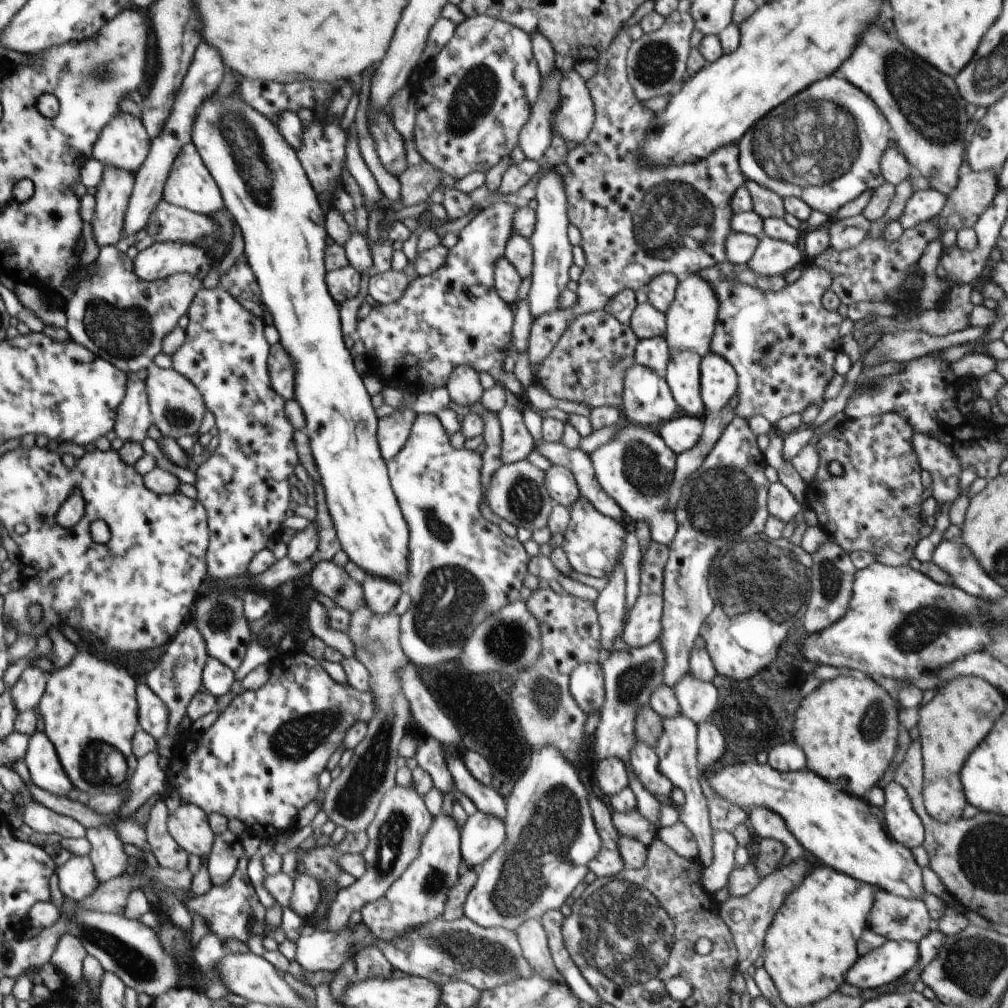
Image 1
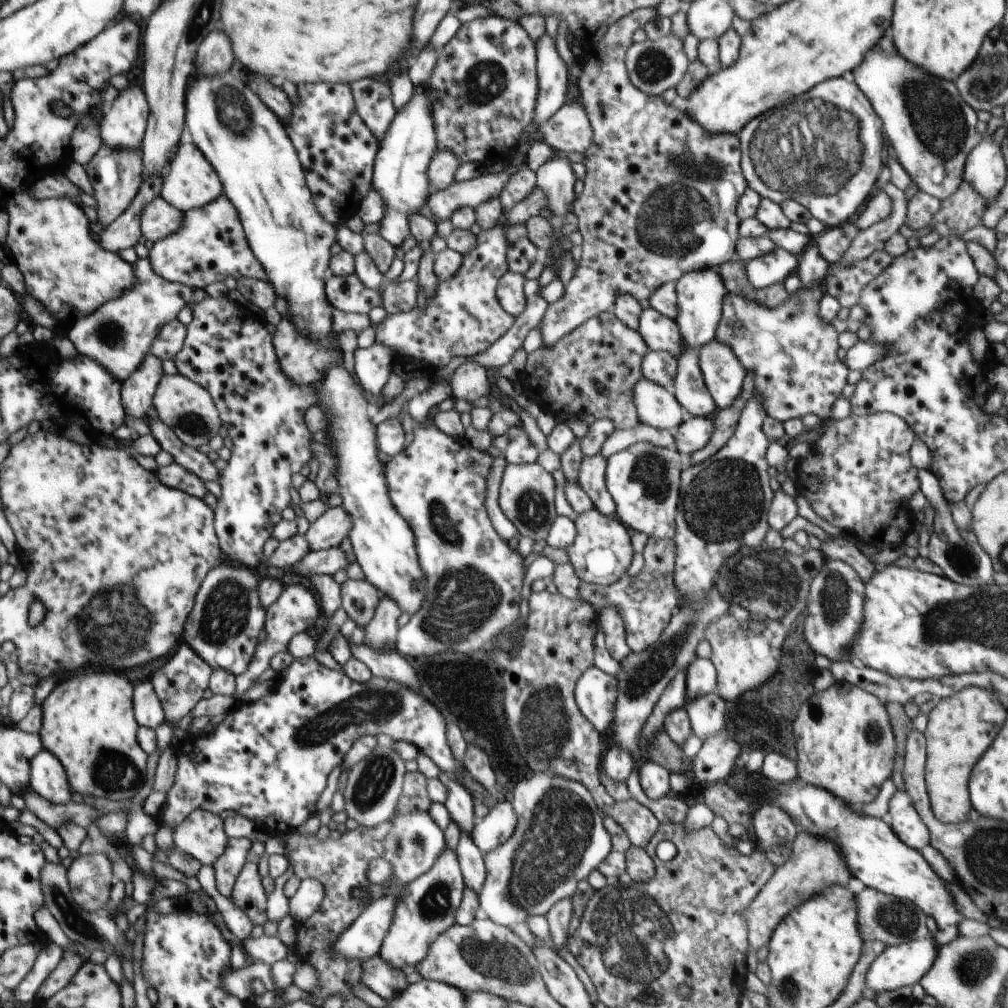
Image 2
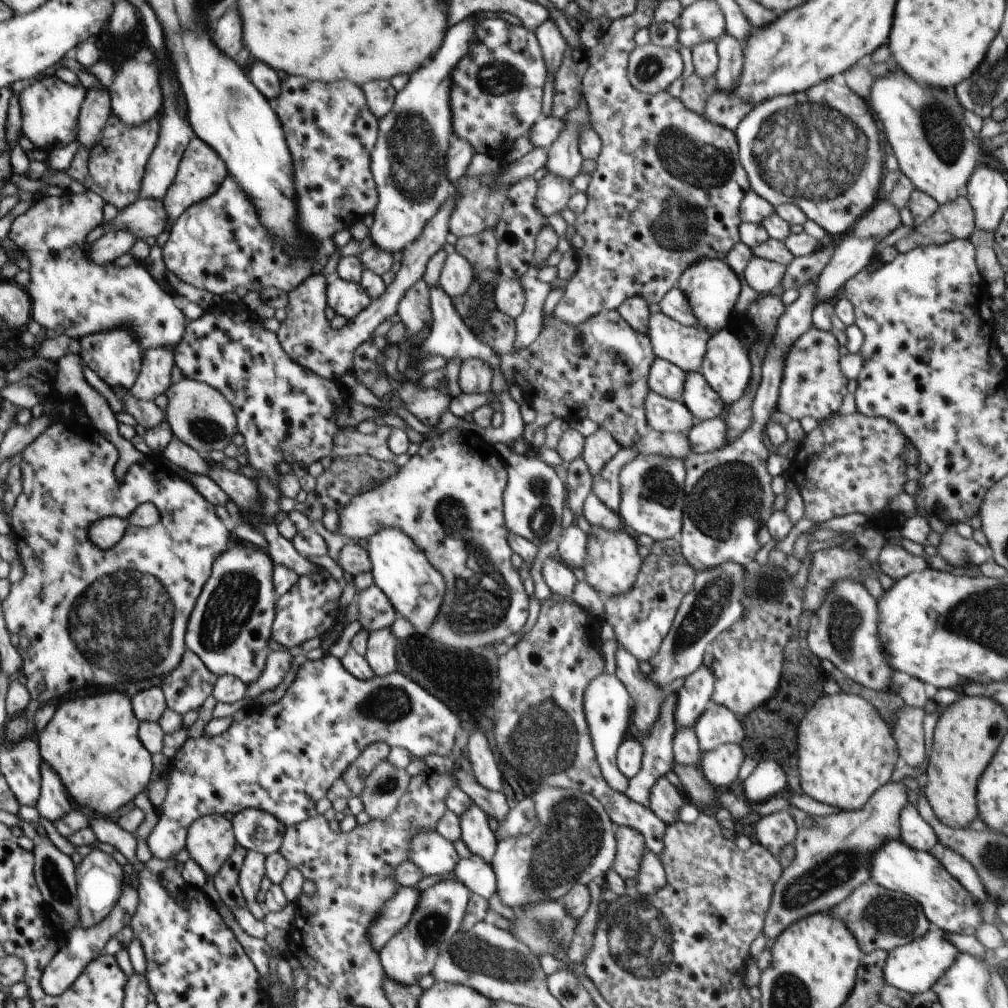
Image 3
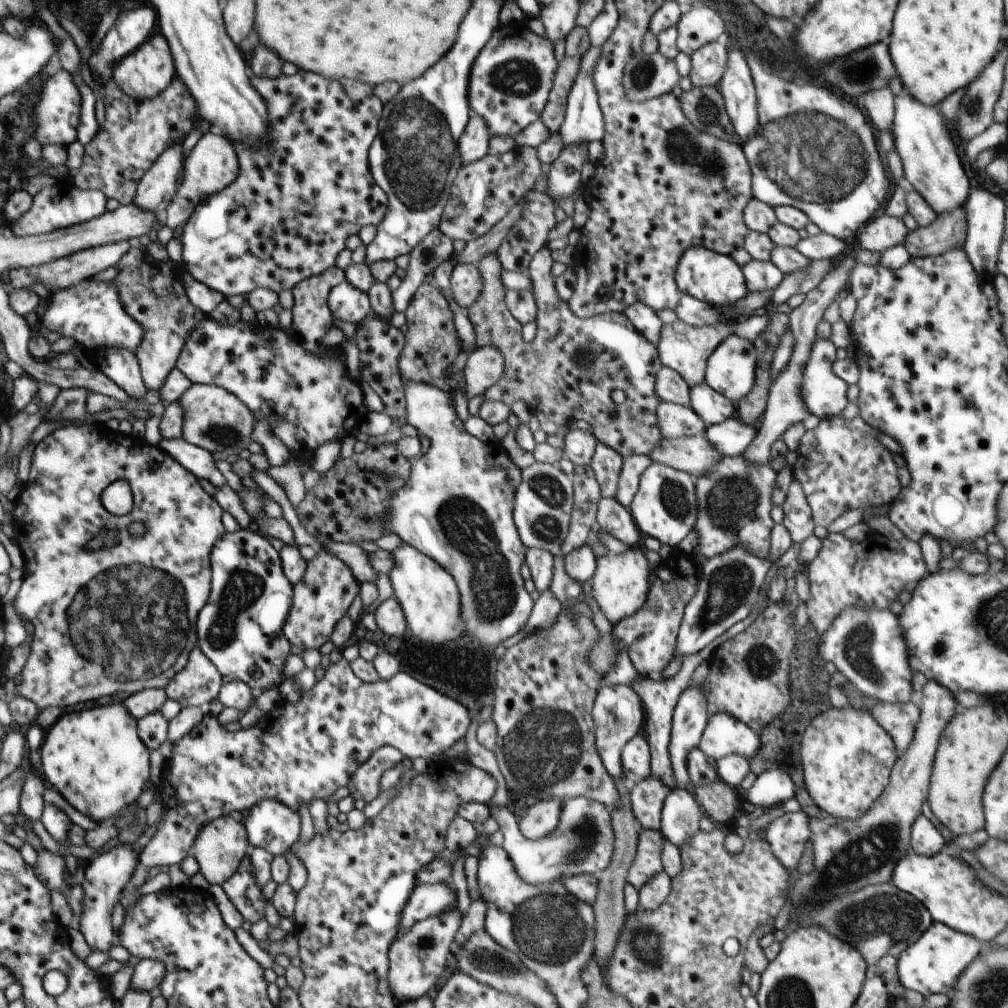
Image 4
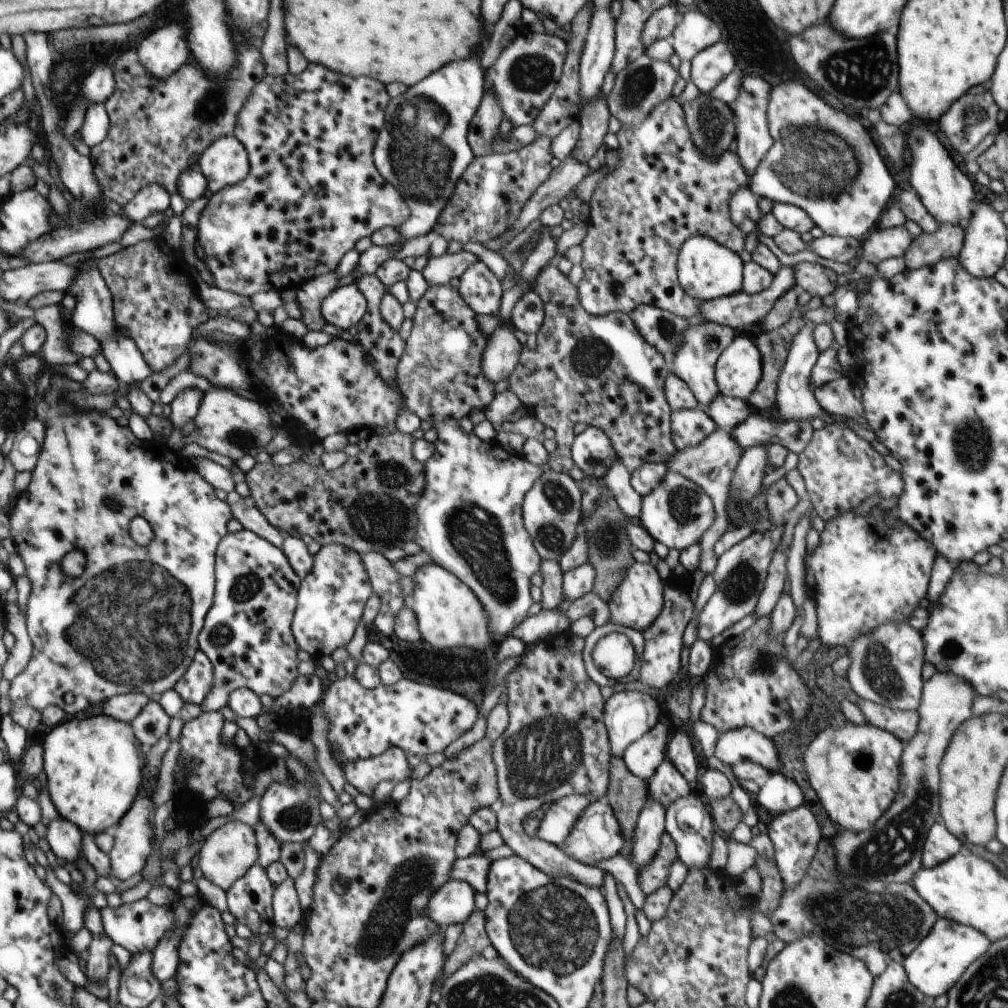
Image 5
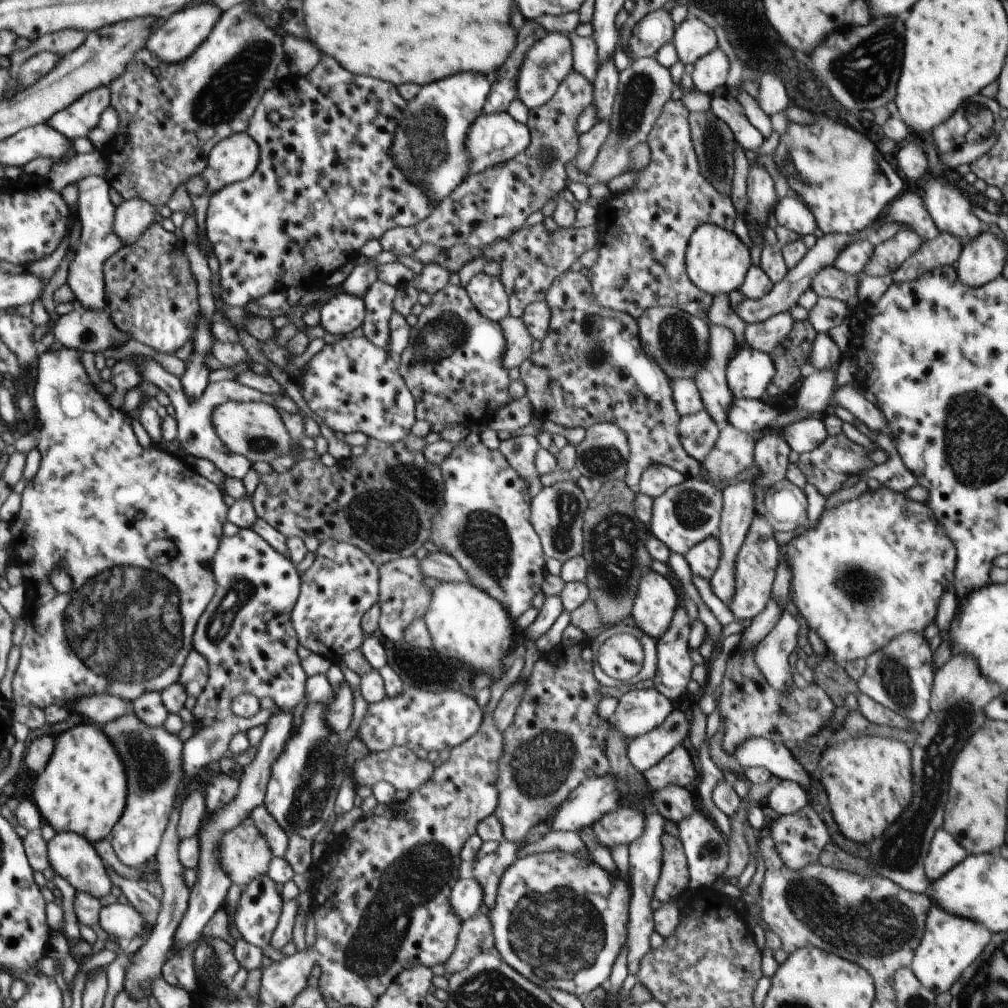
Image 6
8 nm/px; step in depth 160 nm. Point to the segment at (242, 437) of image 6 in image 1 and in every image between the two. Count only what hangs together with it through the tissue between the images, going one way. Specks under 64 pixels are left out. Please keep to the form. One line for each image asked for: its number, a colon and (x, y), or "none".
1: (178, 407)
2: (187, 408)
3: (199, 415)
4: (214, 419)
5: (233, 426)

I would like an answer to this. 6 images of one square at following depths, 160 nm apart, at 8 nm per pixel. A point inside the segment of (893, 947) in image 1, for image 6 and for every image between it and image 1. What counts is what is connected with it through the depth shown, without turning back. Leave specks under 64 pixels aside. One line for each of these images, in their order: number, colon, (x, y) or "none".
2: (905, 964)
3: (914, 967)
4: (932, 964)
5: (937, 963)
6: (950, 943)

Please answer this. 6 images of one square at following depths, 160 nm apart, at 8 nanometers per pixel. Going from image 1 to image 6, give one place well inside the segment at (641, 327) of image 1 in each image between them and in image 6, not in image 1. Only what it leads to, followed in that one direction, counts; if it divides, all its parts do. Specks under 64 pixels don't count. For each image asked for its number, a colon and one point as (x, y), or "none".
2: (661, 333)
3: (684, 346)
4: (685, 348)
5: (694, 360)
6: (717, 398)

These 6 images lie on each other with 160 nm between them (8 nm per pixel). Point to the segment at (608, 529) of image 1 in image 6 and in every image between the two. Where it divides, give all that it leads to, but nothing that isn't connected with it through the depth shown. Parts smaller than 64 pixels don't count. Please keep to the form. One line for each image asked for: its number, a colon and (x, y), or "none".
2: (602, 551)
3: (612, 564)
4: (620, 585)
5: (637, 602)
6: (654, 606)

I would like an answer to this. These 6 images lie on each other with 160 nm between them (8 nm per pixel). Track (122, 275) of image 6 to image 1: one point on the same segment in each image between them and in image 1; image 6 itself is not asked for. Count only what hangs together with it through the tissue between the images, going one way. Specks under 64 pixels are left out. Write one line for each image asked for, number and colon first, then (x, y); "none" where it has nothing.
1: (133, 419)
2: (137, 392)
3: (156, 369)
4: (152, 291)
5: (155, 302)

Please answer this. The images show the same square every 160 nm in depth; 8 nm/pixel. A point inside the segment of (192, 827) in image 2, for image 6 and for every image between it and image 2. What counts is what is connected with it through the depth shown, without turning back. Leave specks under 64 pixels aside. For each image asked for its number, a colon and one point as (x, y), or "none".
3: (210, 840)
4: (219, 848)
5: (226, 854)
6: (244, 854)

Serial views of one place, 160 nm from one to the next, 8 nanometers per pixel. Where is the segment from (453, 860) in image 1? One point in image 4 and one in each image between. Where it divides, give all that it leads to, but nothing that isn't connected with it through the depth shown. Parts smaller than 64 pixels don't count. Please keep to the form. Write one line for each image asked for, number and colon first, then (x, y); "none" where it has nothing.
2: (427, 906)
3: (410, 954)
4: (416, 959)

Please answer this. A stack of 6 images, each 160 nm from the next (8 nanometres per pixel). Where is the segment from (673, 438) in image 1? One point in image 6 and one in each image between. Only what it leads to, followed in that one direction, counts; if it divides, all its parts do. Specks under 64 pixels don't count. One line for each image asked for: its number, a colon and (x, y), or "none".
2: (695, 432)
3: (705, 436)
4: (731, 438)
5: (757, 429)
6: (804, 435)

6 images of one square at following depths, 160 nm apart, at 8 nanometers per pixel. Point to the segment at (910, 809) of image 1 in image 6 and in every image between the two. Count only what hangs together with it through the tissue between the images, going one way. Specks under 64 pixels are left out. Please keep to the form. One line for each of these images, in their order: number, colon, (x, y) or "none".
2: (906, 823)
3: (915, 831)
4: (926, 840)
5: (940, 844)
6: (945, 852)

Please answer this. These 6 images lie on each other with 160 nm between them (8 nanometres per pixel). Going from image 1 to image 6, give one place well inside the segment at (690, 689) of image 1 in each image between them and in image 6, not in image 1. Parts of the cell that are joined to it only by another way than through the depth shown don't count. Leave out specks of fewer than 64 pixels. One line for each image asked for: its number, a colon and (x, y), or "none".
2: (707, 715)
3: (718, 725)
4: (724, 735)
5: (737, 745)
6: (758, 751)

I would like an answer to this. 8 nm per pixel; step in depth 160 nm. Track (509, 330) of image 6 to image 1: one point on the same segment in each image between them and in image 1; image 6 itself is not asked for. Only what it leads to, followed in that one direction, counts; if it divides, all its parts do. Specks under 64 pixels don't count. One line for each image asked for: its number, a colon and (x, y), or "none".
1: (464, 387)
2: (469, 382)
3: (475, 376)
4: (486, 365)
5: (499, 359)

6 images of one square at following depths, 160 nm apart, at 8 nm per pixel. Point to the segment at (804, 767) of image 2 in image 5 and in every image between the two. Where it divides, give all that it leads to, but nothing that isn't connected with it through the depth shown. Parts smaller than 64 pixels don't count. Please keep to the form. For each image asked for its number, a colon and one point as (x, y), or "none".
3: (846, 751)
4: (847, 757)
5: (854, 769)

